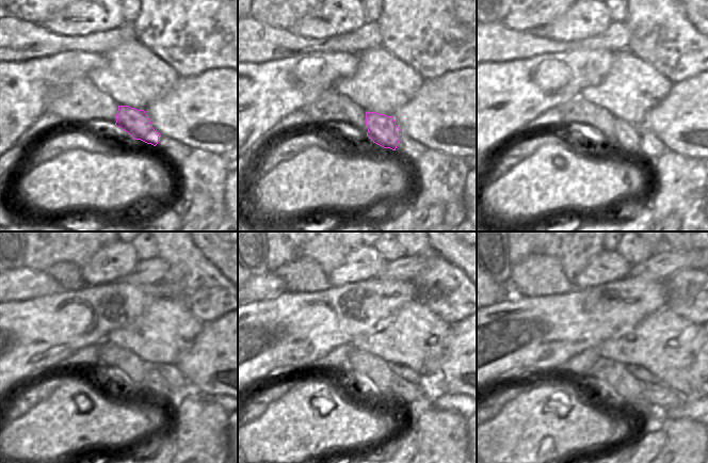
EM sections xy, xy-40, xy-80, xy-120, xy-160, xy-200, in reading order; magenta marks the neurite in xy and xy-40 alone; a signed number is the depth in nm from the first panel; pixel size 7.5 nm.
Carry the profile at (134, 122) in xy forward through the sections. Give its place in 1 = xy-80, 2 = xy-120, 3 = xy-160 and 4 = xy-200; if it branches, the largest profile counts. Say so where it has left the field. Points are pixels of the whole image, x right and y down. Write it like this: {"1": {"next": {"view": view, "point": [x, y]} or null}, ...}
{"1": {"next": {"view": "xy-80", "point": [626, 139]}}, "2": {"next": {"view": "xy-120", "point": [154, 383]}}, "3": {"next": {"view": "xy-160", "point": [414, 396]}}, "4": {"next": {"view": "xy-200", "point": [660, 396]}}}

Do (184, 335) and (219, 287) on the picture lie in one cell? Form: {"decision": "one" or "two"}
{"decision": "two"}

